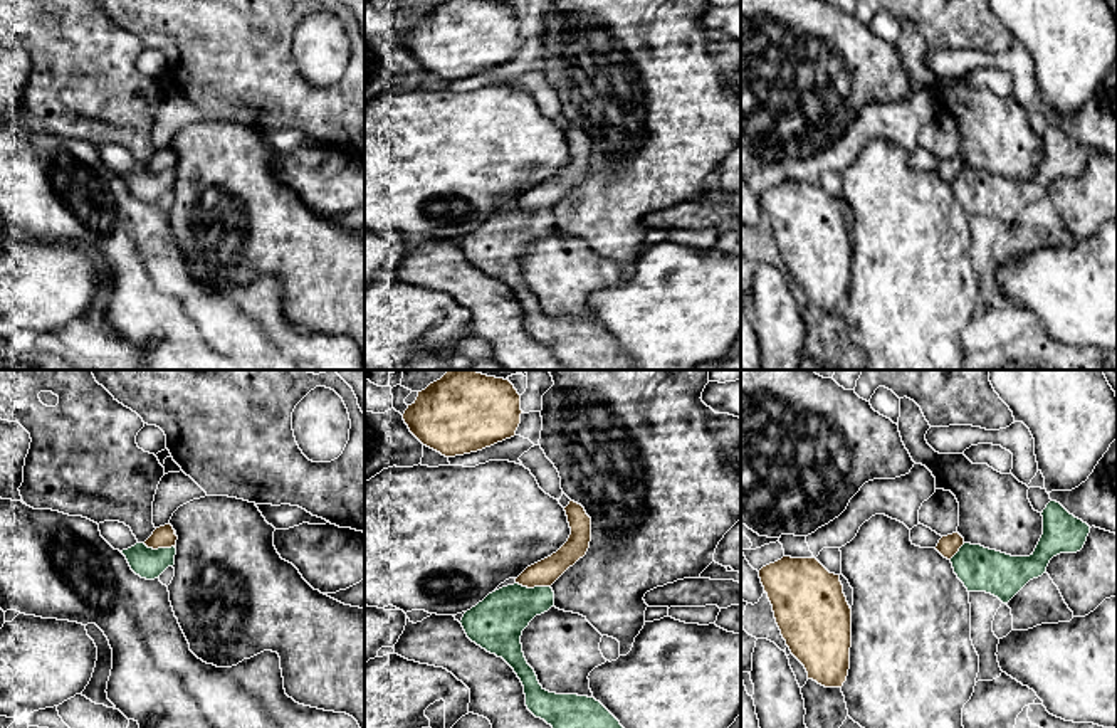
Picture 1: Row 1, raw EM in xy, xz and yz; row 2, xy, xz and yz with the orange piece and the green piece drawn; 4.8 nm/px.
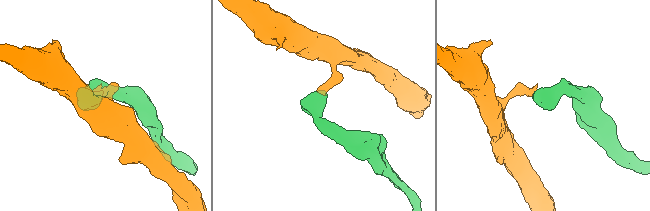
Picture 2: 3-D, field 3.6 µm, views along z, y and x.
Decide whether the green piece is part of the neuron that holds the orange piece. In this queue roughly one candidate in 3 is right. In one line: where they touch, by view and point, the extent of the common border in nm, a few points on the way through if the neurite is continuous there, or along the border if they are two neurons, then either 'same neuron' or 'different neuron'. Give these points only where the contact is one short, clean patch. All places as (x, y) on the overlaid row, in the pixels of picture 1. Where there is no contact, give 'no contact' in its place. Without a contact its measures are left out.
meets orange in xz at (533, 587); contact 170 nm long; border along xz (516, 582), (526, 587), (550, 587); different neuron

